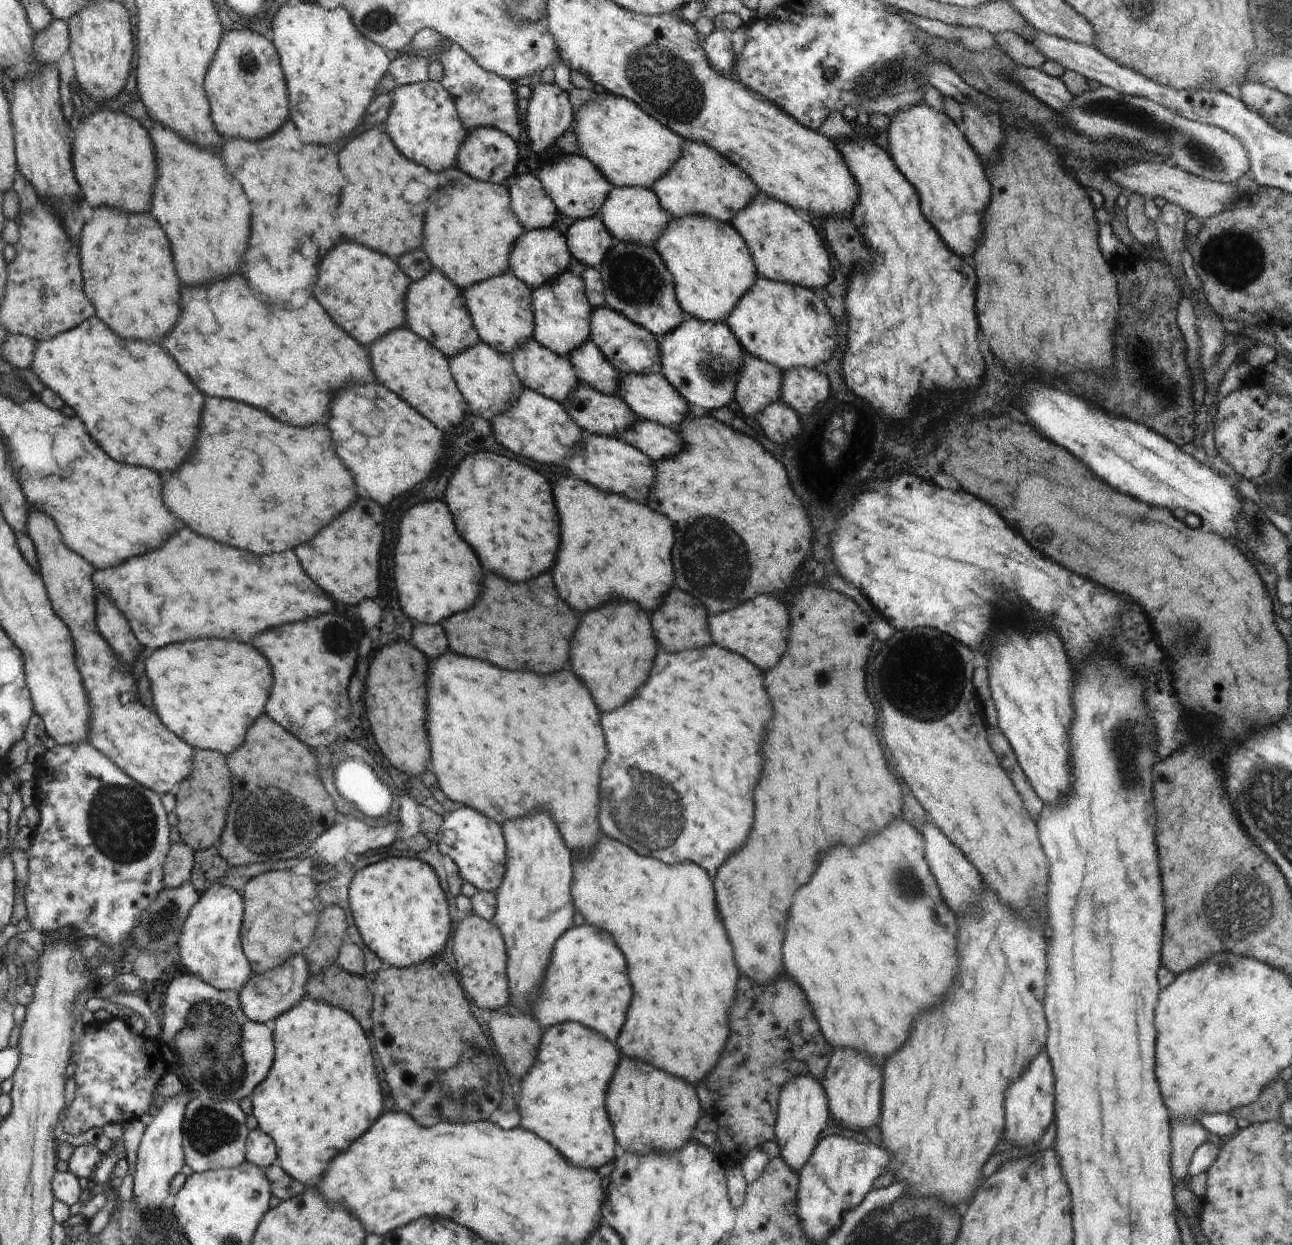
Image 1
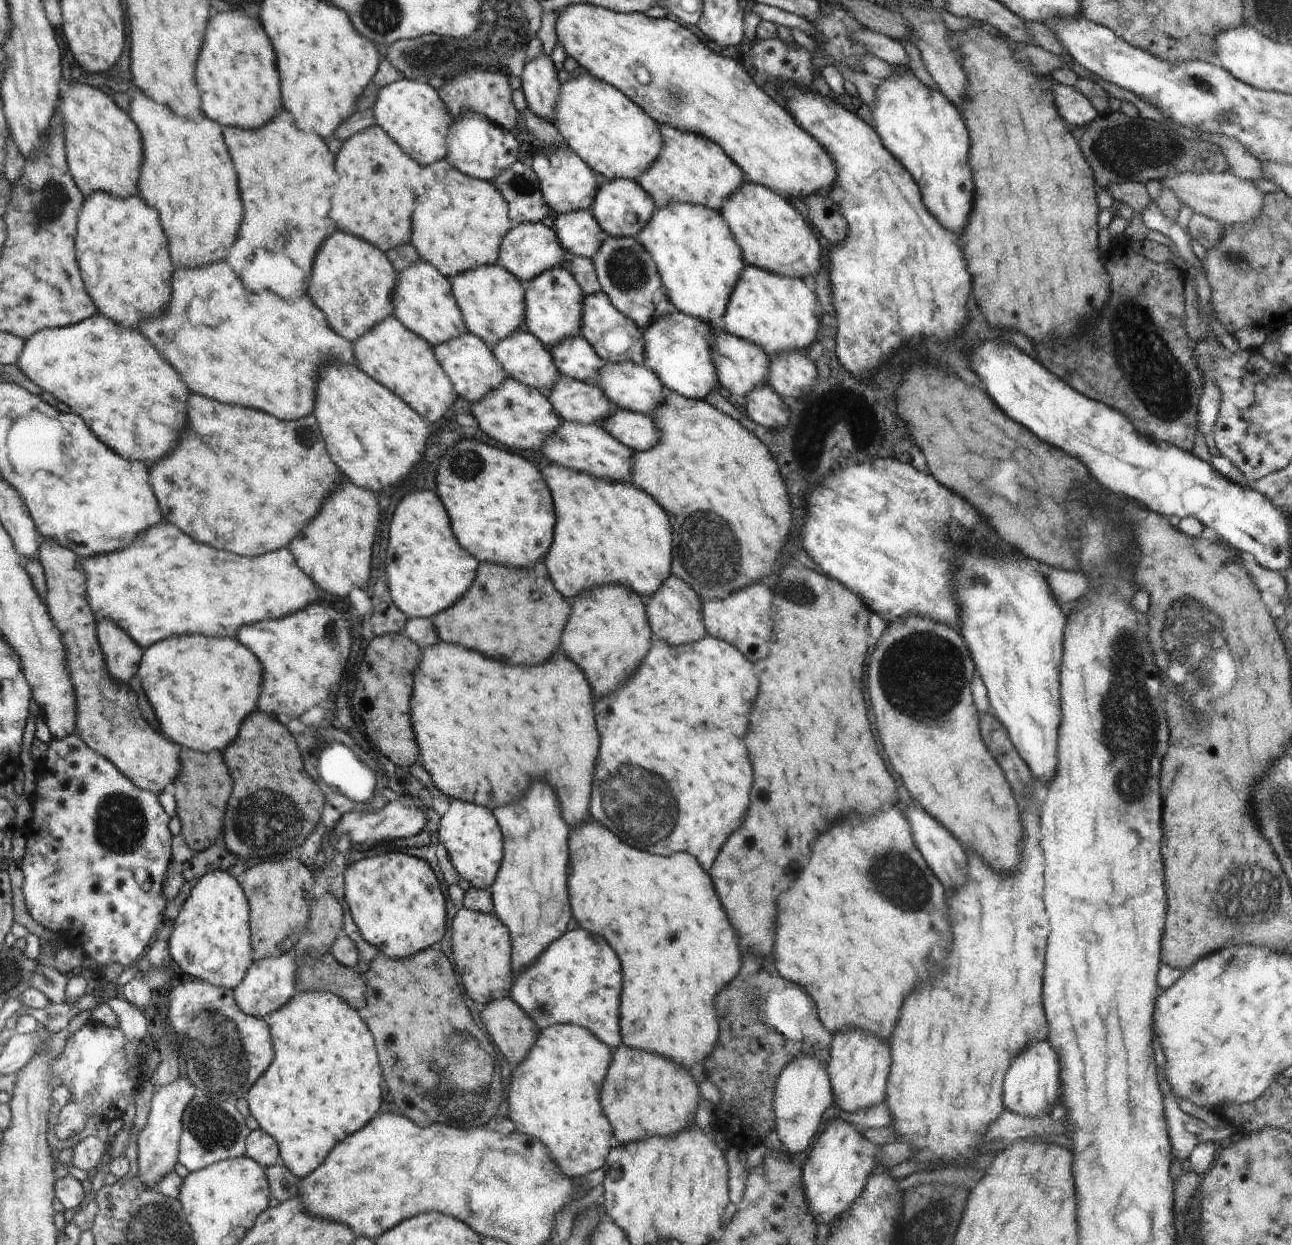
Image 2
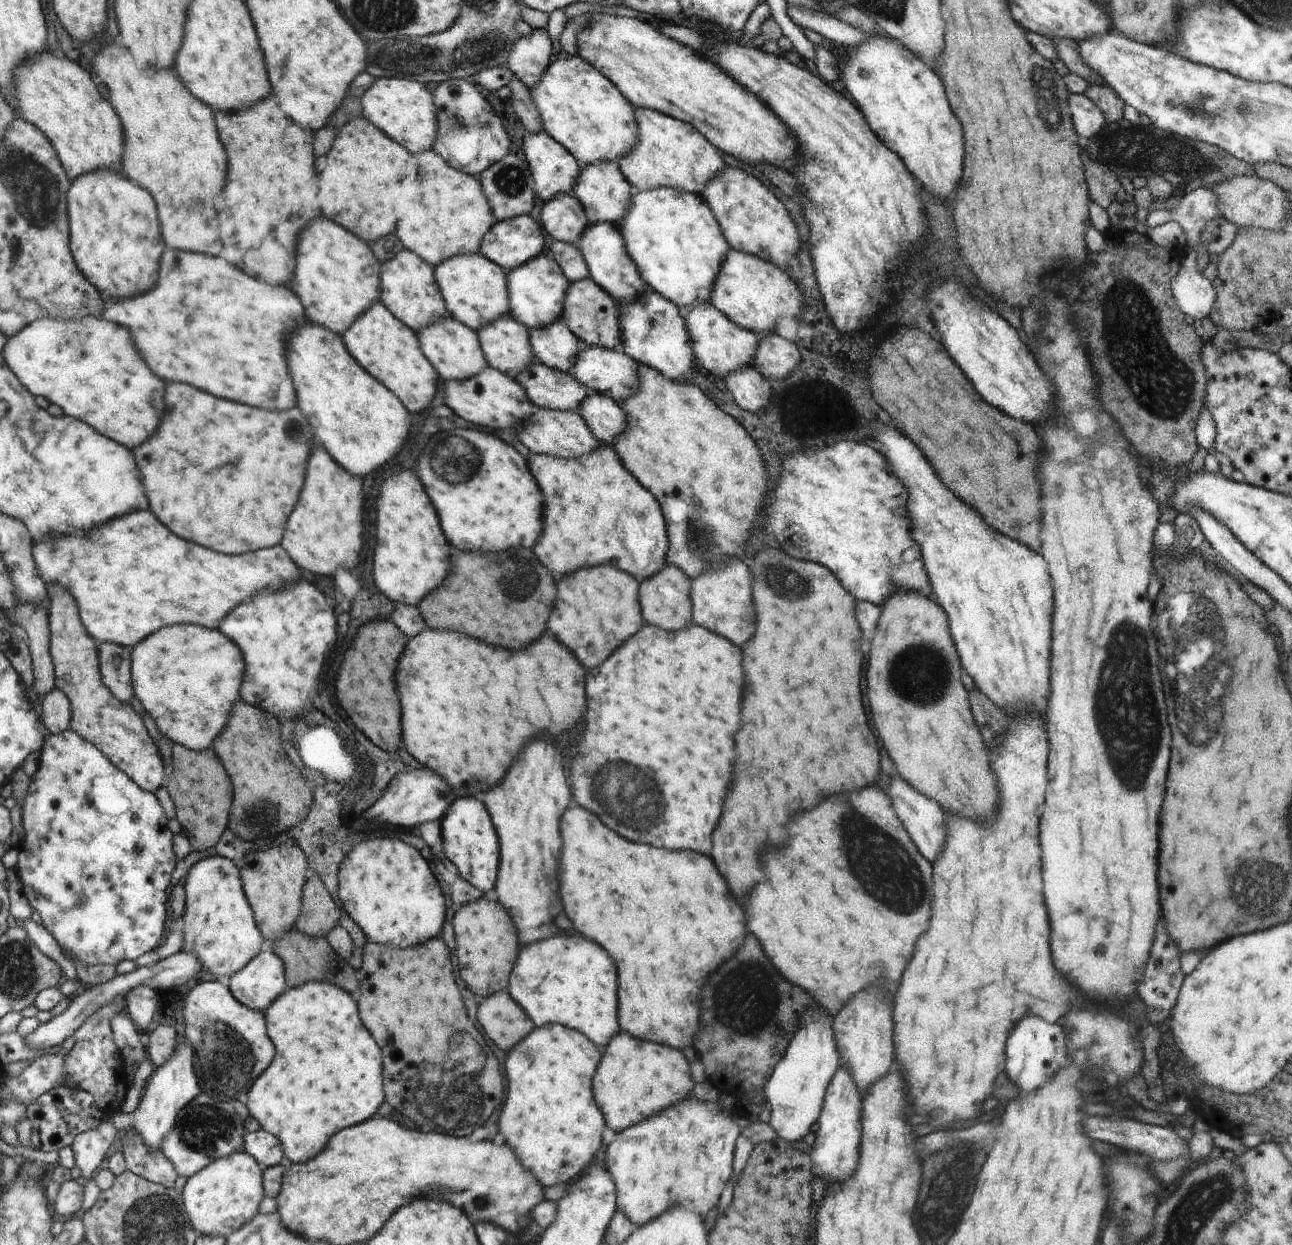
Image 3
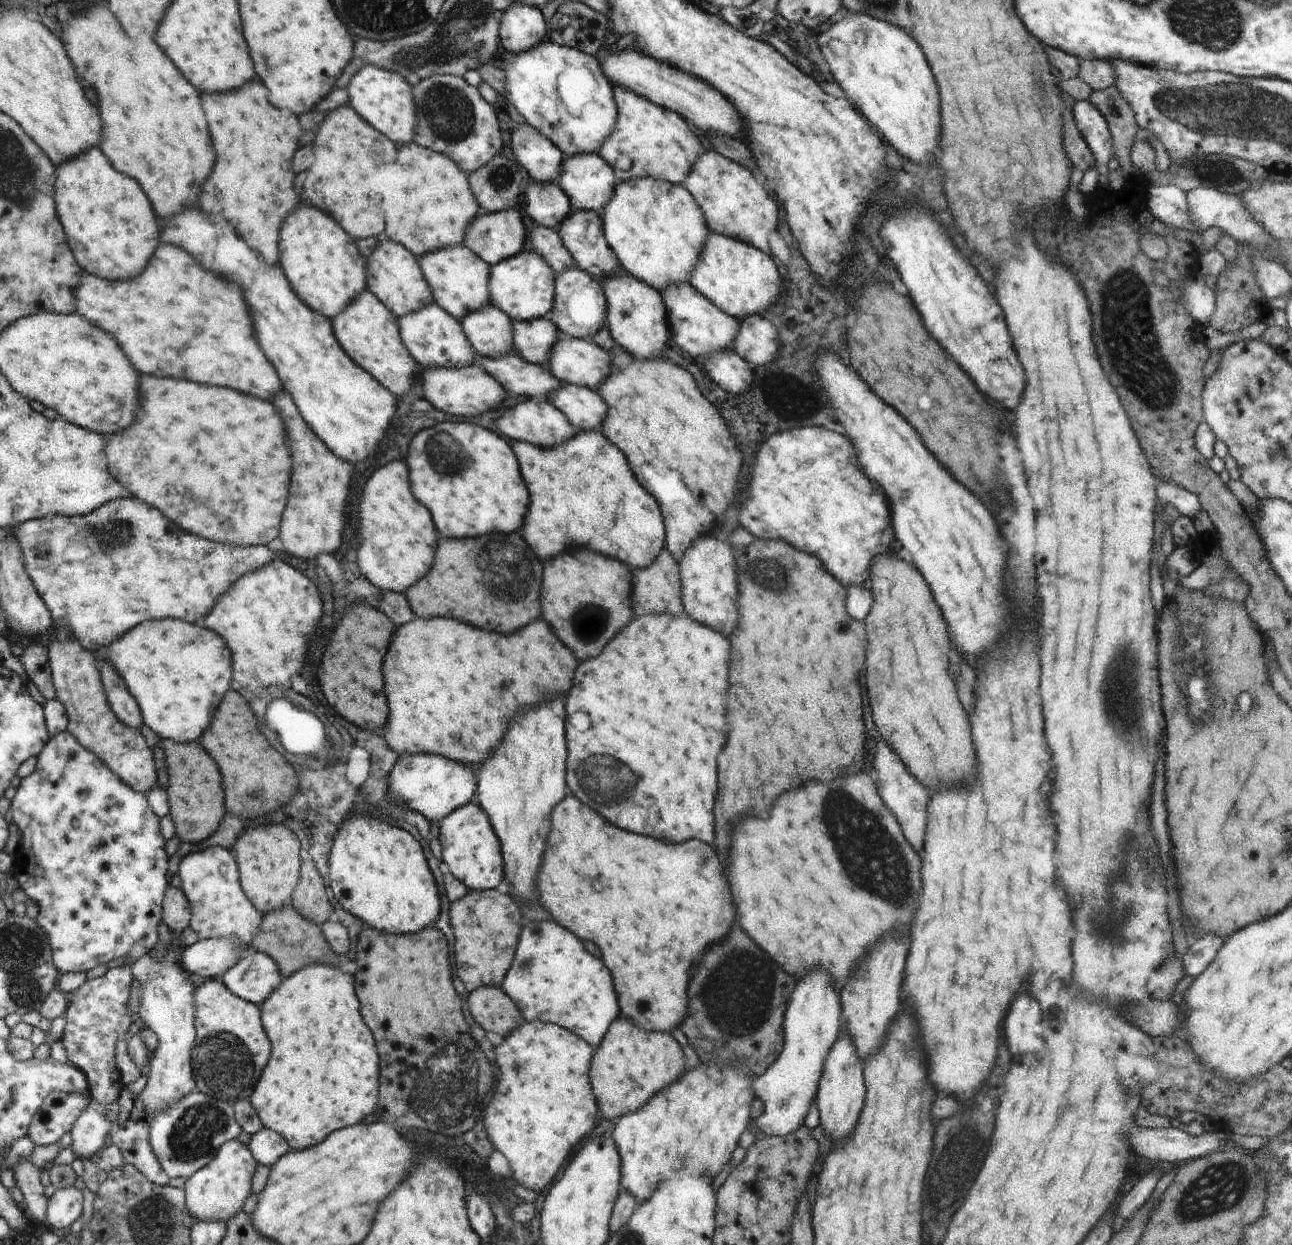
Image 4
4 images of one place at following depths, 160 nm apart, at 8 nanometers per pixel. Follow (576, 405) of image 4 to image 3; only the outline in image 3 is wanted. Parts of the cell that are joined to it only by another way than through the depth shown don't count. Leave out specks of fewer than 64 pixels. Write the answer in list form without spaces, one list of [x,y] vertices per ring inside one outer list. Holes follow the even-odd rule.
[[[589,392],[581,407],[575,411],[587,421],[602,444],[614,446],[619,436],[627,431],[627,412],[620,402],[608,395]]]

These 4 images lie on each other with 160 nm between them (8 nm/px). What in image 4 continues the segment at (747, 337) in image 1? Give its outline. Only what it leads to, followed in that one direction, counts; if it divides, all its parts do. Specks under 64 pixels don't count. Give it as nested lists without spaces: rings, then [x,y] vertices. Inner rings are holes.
[[[709,232],[706,244],[697,261],[697,265],[693,268],[689,282],[722,312],[736,320],[742,321],[746,317],[754,315],[763,316],[776,306],[778,294],[781,294],[780,286],[782,286],[780,273],[778,273],[776,267],[776,263],[773,263],[772,258],[760,249],[754,248],[754,246],[745,242]]]

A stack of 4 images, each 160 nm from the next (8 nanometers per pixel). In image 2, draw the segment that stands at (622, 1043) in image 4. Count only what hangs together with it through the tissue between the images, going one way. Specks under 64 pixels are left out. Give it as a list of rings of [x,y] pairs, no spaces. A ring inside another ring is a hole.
[[[618,1048],[616,1064],[612,1064],[608,1080],[604,1080],[604,1112],[608,1112],[608,1120],[612,1120],[614,1136],[624,1144],[646,1140],[650,1136],[670,1136],[684,1130],[694,1122],[694,1112],[701,1097],[688,1070],[642,1050]],[[638,1126],[644,1132],[638,1132]]]

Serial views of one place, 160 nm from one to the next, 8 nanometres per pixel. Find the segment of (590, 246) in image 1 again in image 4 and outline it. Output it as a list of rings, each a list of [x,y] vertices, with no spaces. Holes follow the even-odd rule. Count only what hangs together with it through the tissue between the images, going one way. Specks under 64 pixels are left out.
[[[530,182],[524,194],[526,212],[534,223],[557,229],[571,215],[571,199],[559,184]]]

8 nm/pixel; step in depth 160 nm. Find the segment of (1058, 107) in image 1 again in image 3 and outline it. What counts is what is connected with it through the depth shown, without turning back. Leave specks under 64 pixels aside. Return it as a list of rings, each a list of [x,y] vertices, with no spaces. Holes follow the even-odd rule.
[[[1069,93],[1067,97],[1075,131],[1082,142],[1090,140],[1107,123],[1105,116],[1084,93]]]

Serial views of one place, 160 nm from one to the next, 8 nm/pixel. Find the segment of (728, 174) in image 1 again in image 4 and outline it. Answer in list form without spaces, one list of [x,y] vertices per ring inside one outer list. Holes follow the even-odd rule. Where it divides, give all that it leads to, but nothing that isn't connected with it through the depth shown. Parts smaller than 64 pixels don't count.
[[[623,86],[613,87],[619,116],[615,131],[611,132],[598,153],[615,169],[618,182],[654,177],[682,185],[693,164],[707,148],[701,135],[677,112],[662,108]]]

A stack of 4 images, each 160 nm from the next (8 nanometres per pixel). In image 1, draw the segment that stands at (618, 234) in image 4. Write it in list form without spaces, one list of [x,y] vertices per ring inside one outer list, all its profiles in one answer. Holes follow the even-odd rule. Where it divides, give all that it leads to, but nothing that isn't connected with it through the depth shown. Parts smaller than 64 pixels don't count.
[[[706,215],[673,217],[654,247],[675,279],[675,295],[688,317],[725,323],[758,277],[748,245],[740,233],[730,223]]]

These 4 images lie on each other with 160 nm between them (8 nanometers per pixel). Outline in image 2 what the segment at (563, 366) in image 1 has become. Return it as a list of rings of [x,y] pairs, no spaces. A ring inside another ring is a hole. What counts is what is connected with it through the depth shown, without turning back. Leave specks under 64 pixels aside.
[[[526,328],[512,332],[512,335],[507,339],[500,340],[499,344],[494,344],[490,348],[494,351],[496,360],[499,360],[499,363],[503,365],[504,372],[507,372],[508,377],[539,389],[542,393],[550,390],[561,376],[550,349]]]

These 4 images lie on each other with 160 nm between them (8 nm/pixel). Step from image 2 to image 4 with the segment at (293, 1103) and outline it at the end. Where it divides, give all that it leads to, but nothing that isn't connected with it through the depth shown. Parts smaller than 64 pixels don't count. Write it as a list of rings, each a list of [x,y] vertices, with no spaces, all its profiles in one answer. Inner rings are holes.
[[[317,964],[301,969],[296,974],[285,978],[284,984],[280,985],[268,996],[266,1002],[261,1004],[264,1030],[272,1042],[272,1058],[266,1064],[260,1080],[256,1083],[256,1092],[252,1092],[249,1101],[258,1113],[264,1128],[281,1134],[292,1151],[302,1150],[322,1142],[332,1130],[340,1130],[344,1126],[356,1124],[368,1114],[372,1114],[376,1108],[380,1057],[371,1030],[360,1018],[358,998],[354,994],[354,989],[350,974],[340,972],[336,966]],[[310,1038],[314,1042],[310,1042]],[[298,1042],[302,1048],[302,1054],[300,1054],[302,1058],[298,1058]],[[304,1044],[310,1044],[310,1050]],[[312,1046],[320,1048],[318,1050],[320,1054],[312,1054]],[[322,1052],[332,1052],[336,1062],[332,1060],[332,1064],[316,1066],[314,1064],[316,1060],[324,1062],[322,1056],[326,1054]]]

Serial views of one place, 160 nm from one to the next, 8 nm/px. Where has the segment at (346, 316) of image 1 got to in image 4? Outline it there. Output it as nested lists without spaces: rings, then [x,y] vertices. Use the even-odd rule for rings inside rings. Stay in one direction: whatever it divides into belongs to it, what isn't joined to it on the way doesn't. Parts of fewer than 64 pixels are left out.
[[[306,204],[296,208],[296,212],[291,212],[283,220],[282,230],[279,232],[279,265],[300,300],[304,300],[310,308],[330,320],[339,315],[362,291],[367,290],[367,257],[359,251],[357,239],[350,238],[334,218]]]

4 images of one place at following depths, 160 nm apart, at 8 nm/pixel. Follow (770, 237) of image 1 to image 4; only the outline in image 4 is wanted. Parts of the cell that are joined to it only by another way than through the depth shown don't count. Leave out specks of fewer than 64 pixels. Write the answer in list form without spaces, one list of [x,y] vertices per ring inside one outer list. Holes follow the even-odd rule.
[[[707,147],[693,164],[683,185],[701,208],[710,232],[745,242],[771,255],[768,236],[776,232],[778,208],[751,170]]]

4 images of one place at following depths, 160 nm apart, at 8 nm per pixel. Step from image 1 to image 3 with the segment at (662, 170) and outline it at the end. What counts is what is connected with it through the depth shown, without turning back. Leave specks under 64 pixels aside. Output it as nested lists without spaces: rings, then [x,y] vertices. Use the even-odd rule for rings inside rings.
[[[559,54],[543,74],[540,82],[531,90],[532,98],[539,110],[545,131],[559,141],[568,152],[575,155],[581,166],[588,166],[600,161],[618,164],[639,142],[639,127],[635,120],[635,109],[623,95],[619,86],[603,75],[592,64],[578,54],[573,57]]]

